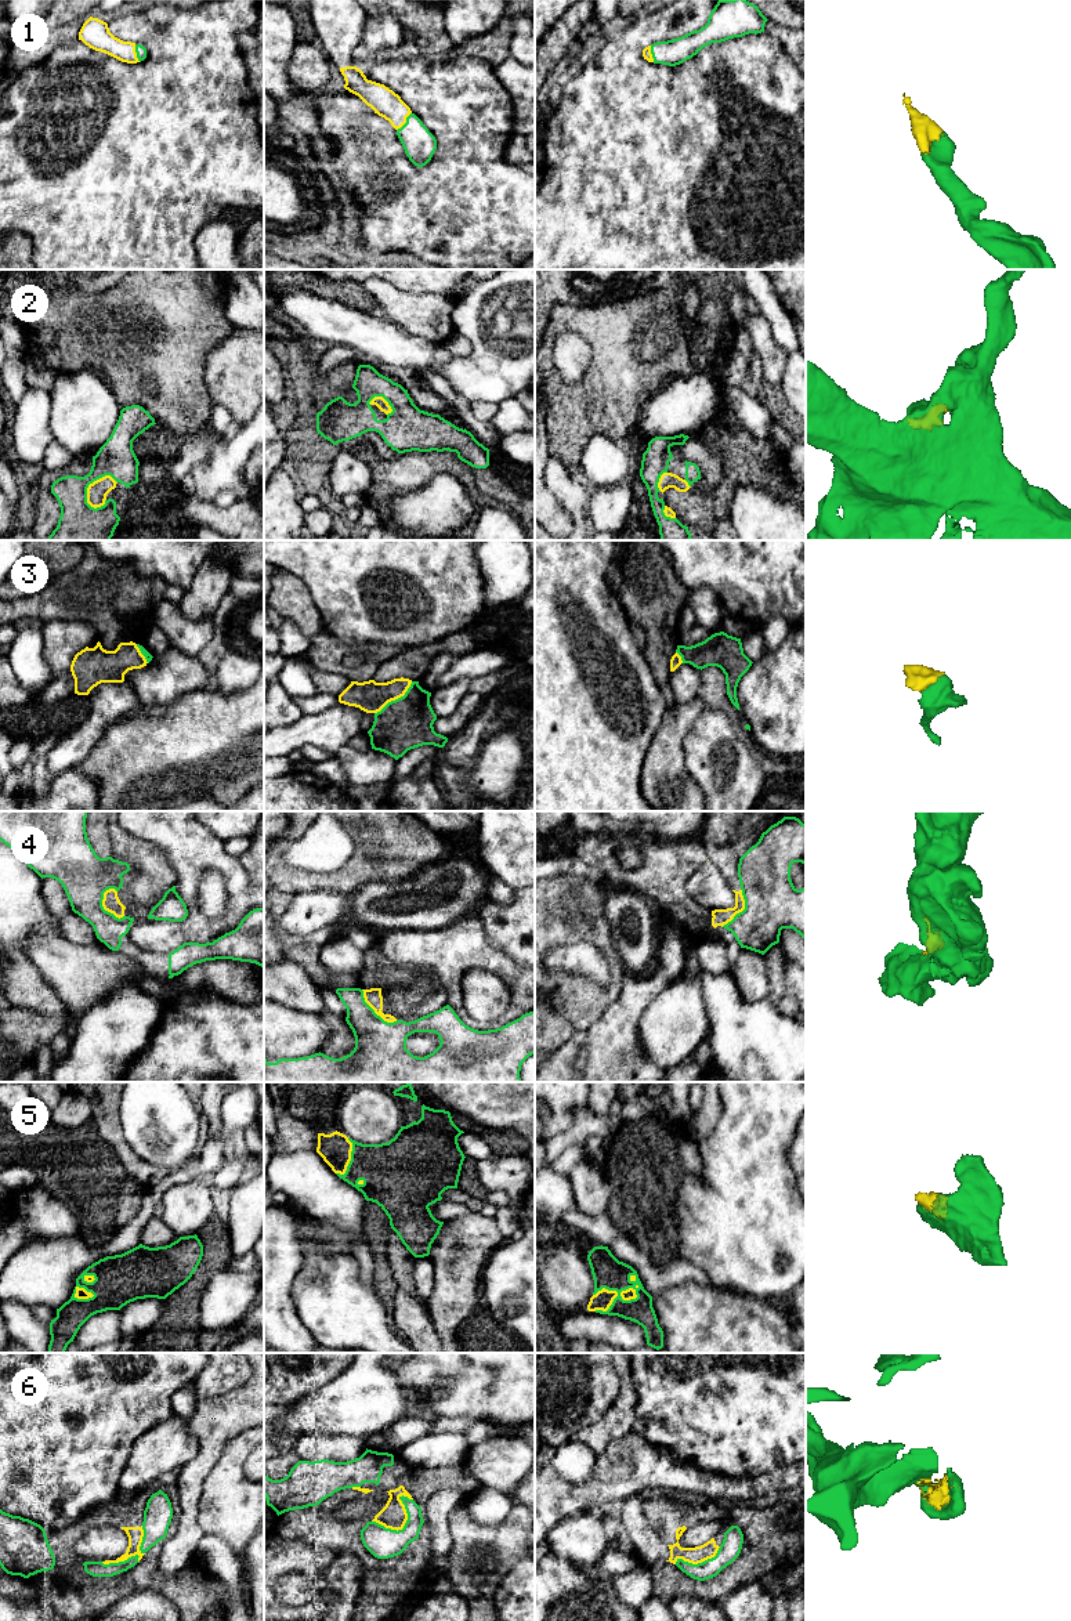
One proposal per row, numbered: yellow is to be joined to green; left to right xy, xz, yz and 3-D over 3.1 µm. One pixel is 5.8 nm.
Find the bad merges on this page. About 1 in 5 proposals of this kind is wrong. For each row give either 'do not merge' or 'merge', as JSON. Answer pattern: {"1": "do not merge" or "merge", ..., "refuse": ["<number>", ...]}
{"1": "merge", "2": "do not merge", "3": "merge", "4": "do not merge", "5": "merge", "6": "do not merge", "refuse": ["2", "4", "6"]}

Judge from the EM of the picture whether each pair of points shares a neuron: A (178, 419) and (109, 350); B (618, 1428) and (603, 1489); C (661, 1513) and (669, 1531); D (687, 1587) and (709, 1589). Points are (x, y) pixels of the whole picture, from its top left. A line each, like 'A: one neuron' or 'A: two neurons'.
A: one neuron
B: two neurons
C: one neuron
D: one neuron

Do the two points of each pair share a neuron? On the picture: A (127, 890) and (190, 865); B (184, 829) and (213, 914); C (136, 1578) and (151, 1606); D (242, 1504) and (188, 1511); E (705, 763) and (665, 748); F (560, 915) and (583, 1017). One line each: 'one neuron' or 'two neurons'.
A: two neurons
B: two neurons
C: two neurons
D: two neurons
E: two neurons
F: one neuron

